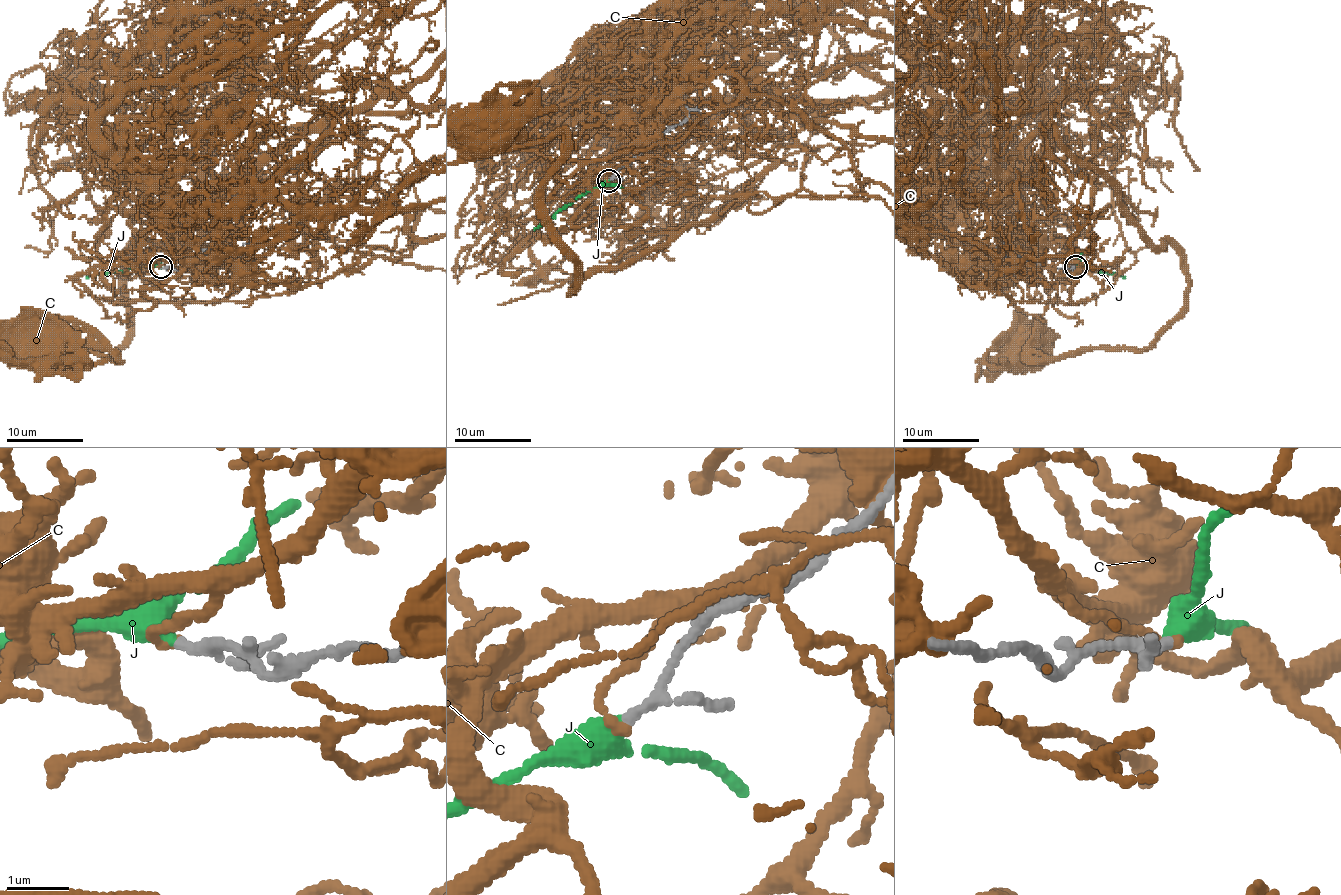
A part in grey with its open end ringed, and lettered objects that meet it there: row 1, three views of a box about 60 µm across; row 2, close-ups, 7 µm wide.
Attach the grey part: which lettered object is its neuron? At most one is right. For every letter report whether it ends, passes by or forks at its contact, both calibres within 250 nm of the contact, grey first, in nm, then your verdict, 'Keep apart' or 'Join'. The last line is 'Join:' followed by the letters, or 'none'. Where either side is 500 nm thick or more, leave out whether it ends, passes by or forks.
C: It ends there. Thickness 120 nm (grey) against 120 nm. Keep apart
J: It passes by. Thickness 120 nm (grey) against 360 nm. Join
Join: J

